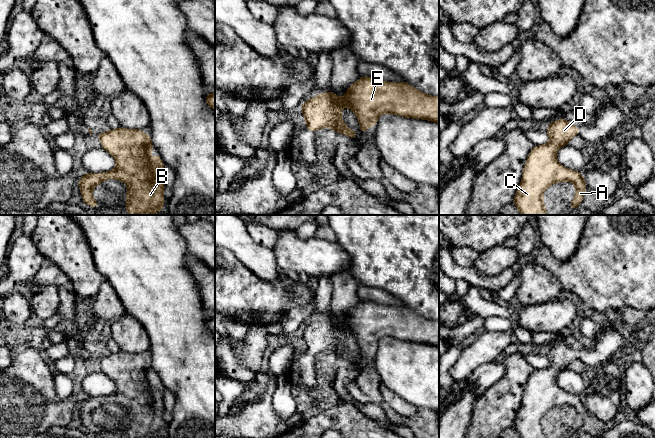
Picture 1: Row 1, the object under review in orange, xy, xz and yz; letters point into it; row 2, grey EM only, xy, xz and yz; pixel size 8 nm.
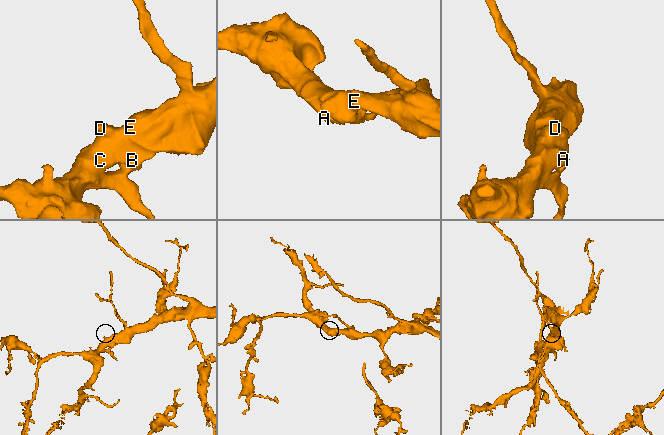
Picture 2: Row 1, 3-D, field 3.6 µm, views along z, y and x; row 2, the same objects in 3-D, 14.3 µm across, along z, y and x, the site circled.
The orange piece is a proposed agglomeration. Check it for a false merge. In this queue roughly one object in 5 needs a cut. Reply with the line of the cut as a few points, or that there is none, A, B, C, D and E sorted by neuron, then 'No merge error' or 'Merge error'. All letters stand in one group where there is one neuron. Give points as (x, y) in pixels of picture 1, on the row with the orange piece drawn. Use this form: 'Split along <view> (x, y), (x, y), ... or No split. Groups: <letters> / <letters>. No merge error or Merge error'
No split. Groups: A B C D E. No merge error

